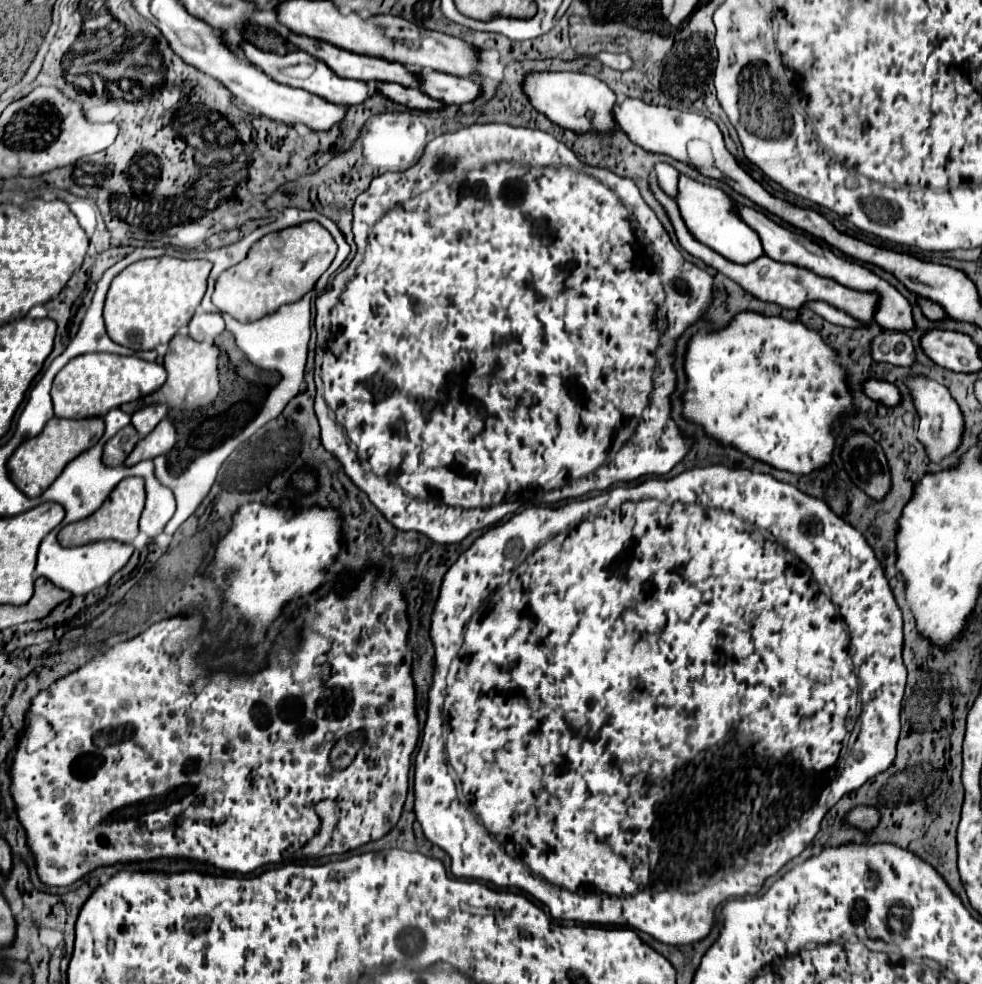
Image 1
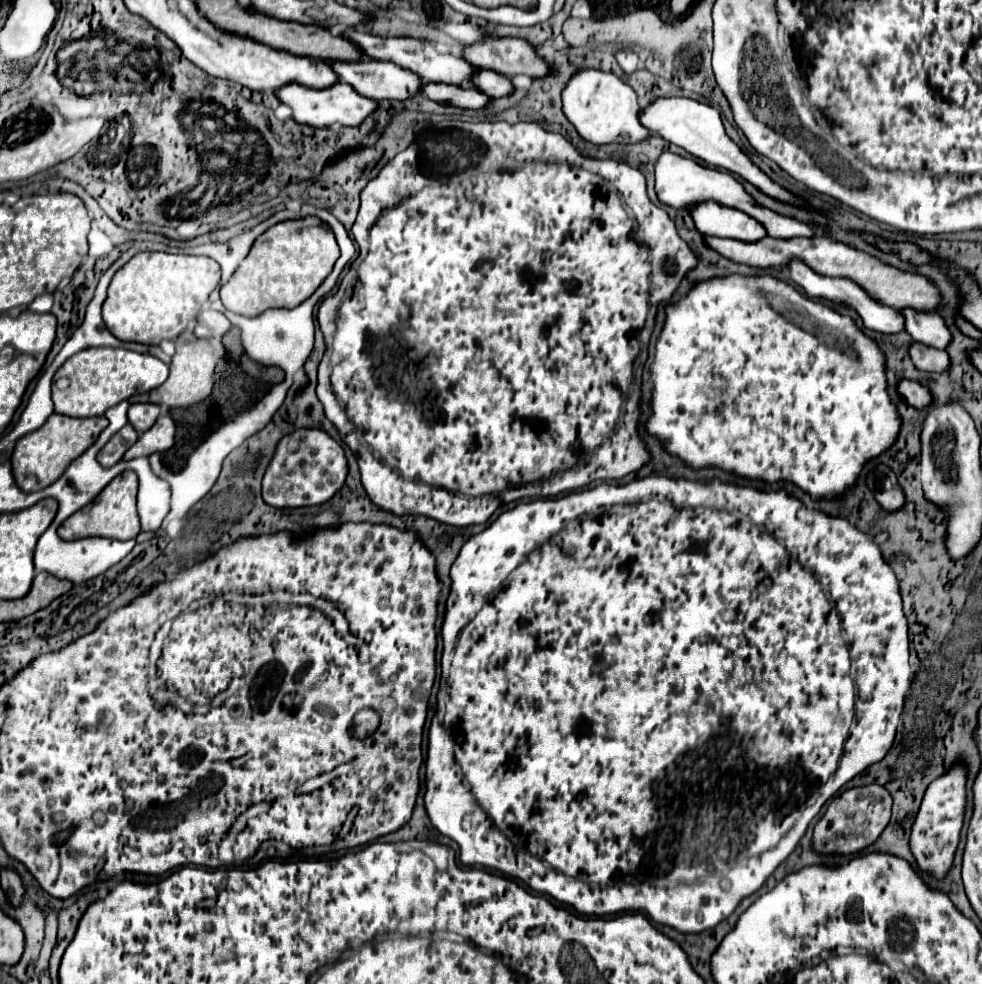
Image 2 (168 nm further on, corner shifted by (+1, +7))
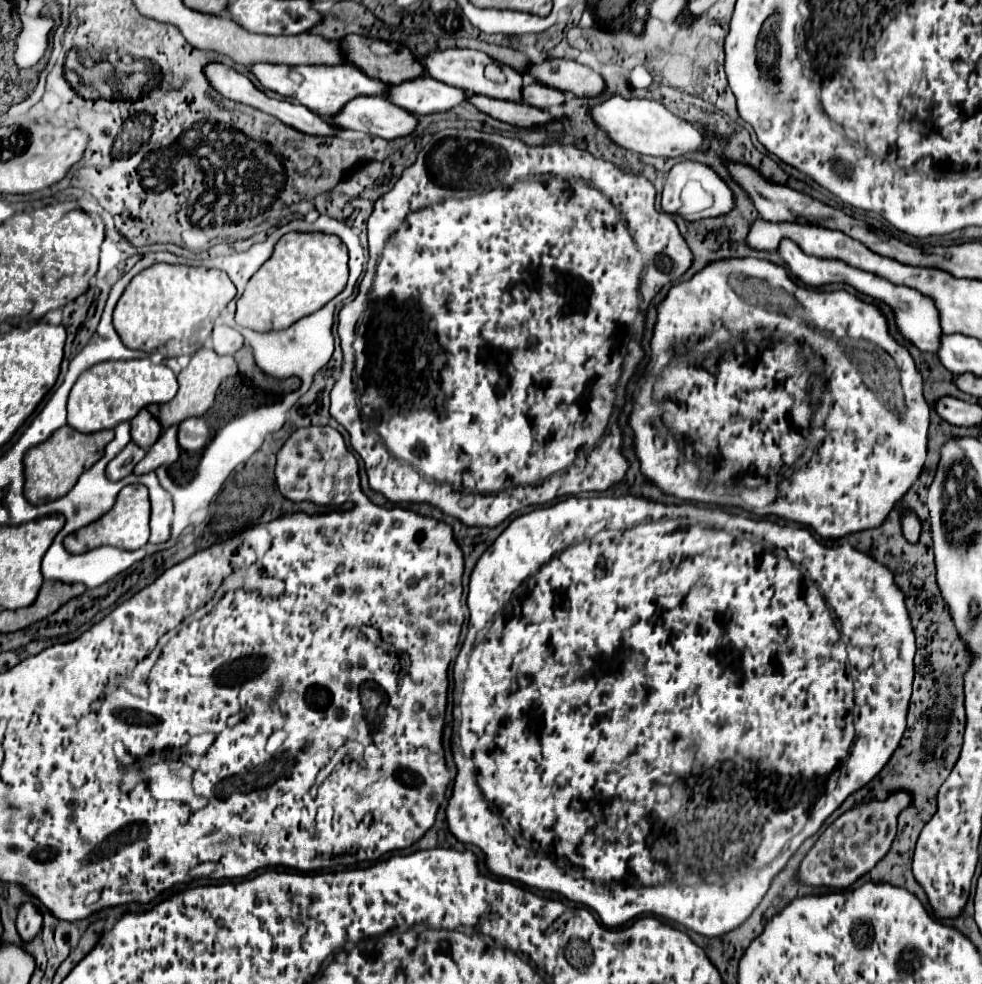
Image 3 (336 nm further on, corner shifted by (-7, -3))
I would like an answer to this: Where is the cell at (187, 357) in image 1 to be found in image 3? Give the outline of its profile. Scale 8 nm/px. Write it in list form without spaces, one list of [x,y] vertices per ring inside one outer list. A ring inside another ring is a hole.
[[[201,347],[189,361],[189,365],[179,373],[179,391],[177,395],[165,403],[165,405],[150,404],[147,410],[154,416],[159,417],[163,427],[171,427],[171,425],[179,425],[181,421],[189,419],[189,417],[201,417],[205,415],[213,401],[215,401],[215,393],[221,385],[223,379],[237,375],[237,363],[233,359],[233,355],[217,355],[213,349],[209,347]]]

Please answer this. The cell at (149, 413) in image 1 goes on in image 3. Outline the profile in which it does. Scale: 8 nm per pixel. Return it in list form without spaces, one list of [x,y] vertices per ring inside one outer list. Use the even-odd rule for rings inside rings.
[[[147,409],[141,411],[135,419],[131,419],[131,439],[139,443],[139,447],[151,447],[161,435],[161,423]]]

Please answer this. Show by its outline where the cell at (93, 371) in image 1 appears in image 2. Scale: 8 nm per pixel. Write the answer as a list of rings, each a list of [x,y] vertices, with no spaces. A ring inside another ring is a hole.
[[[91,347],[69,357],[53,377],[52,400],[55,411],[69,417],[99,417],[113,405],[135,393],[149,393],[167,381],[169,367],[149,355],[129,349]]]

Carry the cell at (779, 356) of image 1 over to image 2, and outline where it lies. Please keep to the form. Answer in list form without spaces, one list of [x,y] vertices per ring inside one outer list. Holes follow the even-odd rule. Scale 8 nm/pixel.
[[[727,275],[711,277],[695,283],[683,299],[665,307],[665,327],[659,333],[655,345],[655,361],[651,365],[651,417],[645,423],[649,435],[657,437],[669,455],[675,455],[691,469],[717,467],[735,473],[745,479],[759,479],[763,483],[791,481],[801,491],[809,493],[813,501],[835,501],[845,495],[849,487],[857,483],[861,469],[875,457],[889,451],[901,433],[901,415],[887,393],[887,357],[879,349],[877,341],[865,335],[855,319],[839,315],[823,301],[813,301],[801,295],[793,285],[775,279],[773,275]],[[827,337],[843,337],[843,349],[829,347]]]

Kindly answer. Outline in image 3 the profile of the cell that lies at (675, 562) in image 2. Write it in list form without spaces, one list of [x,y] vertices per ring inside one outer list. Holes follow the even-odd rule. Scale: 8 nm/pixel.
[[[635,495],[593,497],[593,499],[569,497],[569,499],[563,499],[555,505],[551,505],[551,507],[541,507],[541,509],[535,509],[531,513],[519,515],[517,519],[511,521],[511,525],[495,539],[495,543],[491,547],[487,547],[487,551],[477,561],[477,565],[471,573],[471,579],[469,579],[467,605],[469,605],[470,613],[467,635],[460,647],[453,668],[453,675],[464,675],[465,672],[465,683],[463,683],[463,695],[461,695],[461,701],[459,701],[459,707],[461,707],[461,713],[463,713],[461,727],[459,727],[459,738],[457,736],[458,732],[455,730],[451,739],[454,761],[457,765],[457,775],[455,781],[453,781],[453,793],[451,793],[449,803],[445,807],[449,831],[457,837],[457,841],[479,847],[485,855],[485,865],[493,875],[513,879],[513,881],[521,881],[523,885],[535,887],[539,891],[559,893],[567,901],[581,903],[581,905],[593,909],[599,915],[599,919],[603,921],[603,925],[607,925],[607,927],[621,927],[627,921],[639,917],[641,913],[649,913],[649,915],[655,915],[655,917],[665,917],[673,923],[681,923],[683,927],[687,927],[687,929],[691,929],[699,935],[705,935],[705,937],[719,937],[719,935],[725,935],[727,931],[737,929],[751,915],[751,911],[761,903],[761,899],[767,893],[773,877],[783,871],[783,867],[795,855],[795,851],[801,847],[801,843],[805,839],[809,839],[811,835],[815,835],[819,831],[819,827],[823,825],[823,821],[851,793],[855,793],[857,789],[867,785],[887,765],[887,761],[891,759],[891,755],[899,747],[899,741],[901,741],[901,737],[907,729],[907,709],[909,709],[911,685],[913,685],[915,675],[914,657],[917,648],[911,619],[909,619],[909,613],[907,613],[907,607],[905,607],[905,595],[897,587],[897,583],[893,579],[893,573],[887,567],[883,567],[883,563],[879,563],[877,559],[873,559],[867,553],[861,553],[859,549],[855,549],[847,541],[843,541],[841,545],[823,545],[819,539],[813,537],[813,533],[807,527],[779,525],[779,523],[769,521],[769,519],[749,519],[745,515],[733,515],[733,513],[729,513],[728,510],[721,507],[699,507],[698,504],[693,503],[665,505],[665,503],[645,499],[645,497],[635,497]],[[797,563],[805,565],[810,579],[805,579],[805,575],[801,575],[801,567],[797,567]],[[763,825],[769,825],[769,829],[775,829],[773,835],[783,835],[783,831],[785,831],[785,835],[791,835],[791,839],[785,845],[787,851],[779,853],[779,855],[785,855],[785,857],[777,855],[767,865],[761,865],[761,861],[757,861],[757,857],[755,857],[757,849],[759,849],[759,843],[763,839],[761,837]]]

